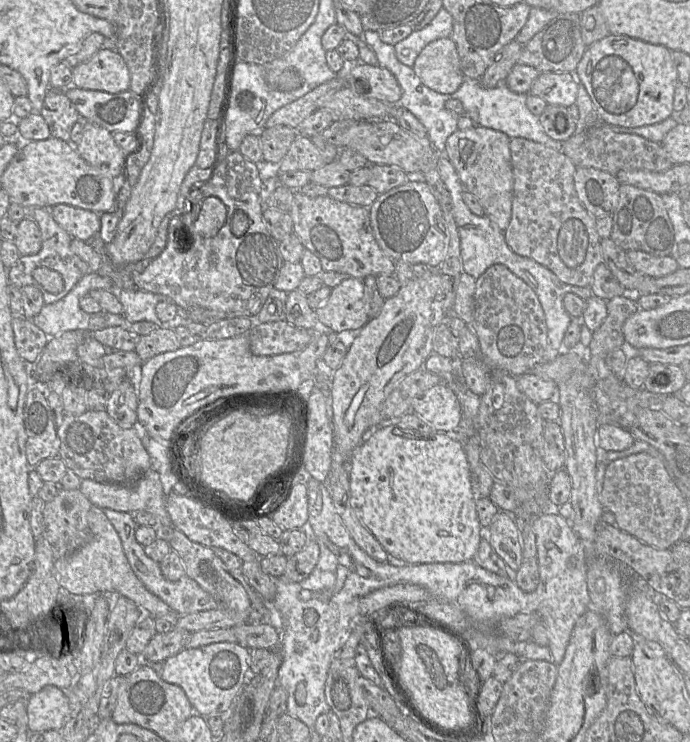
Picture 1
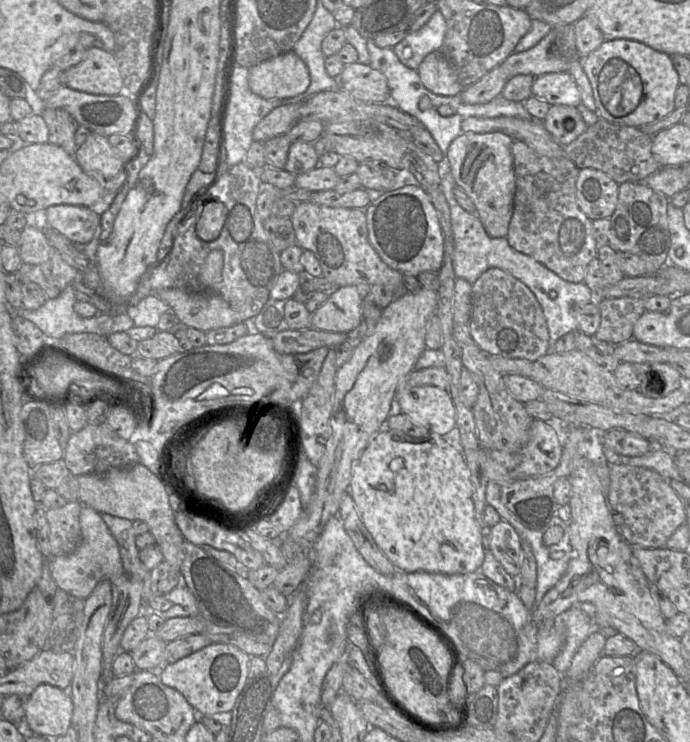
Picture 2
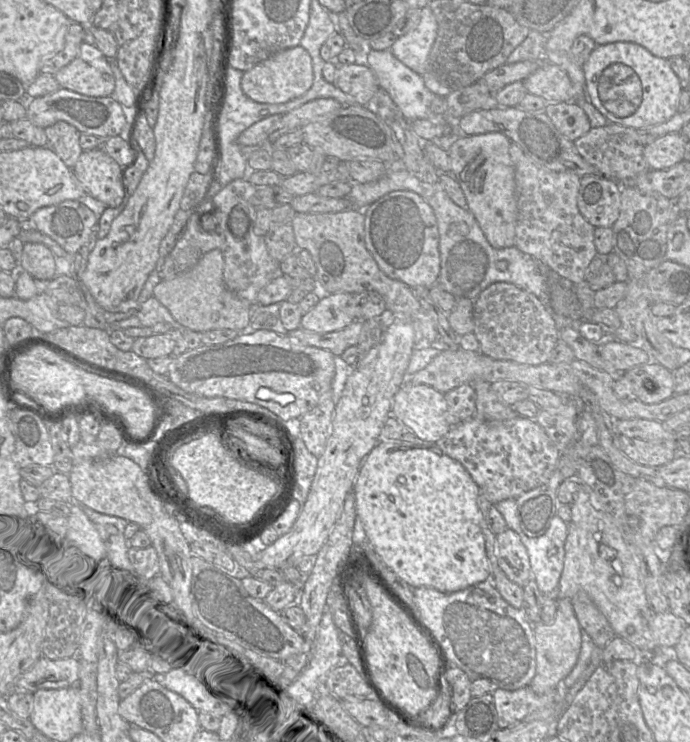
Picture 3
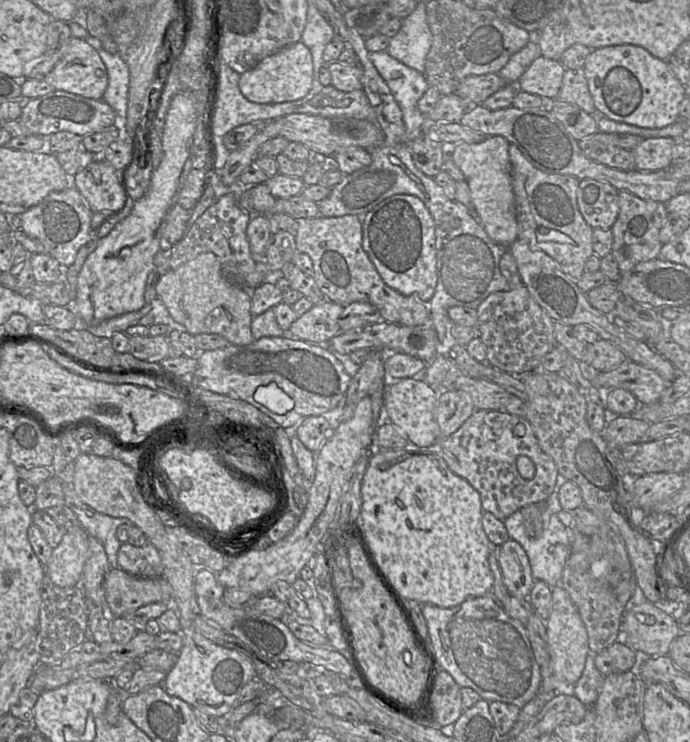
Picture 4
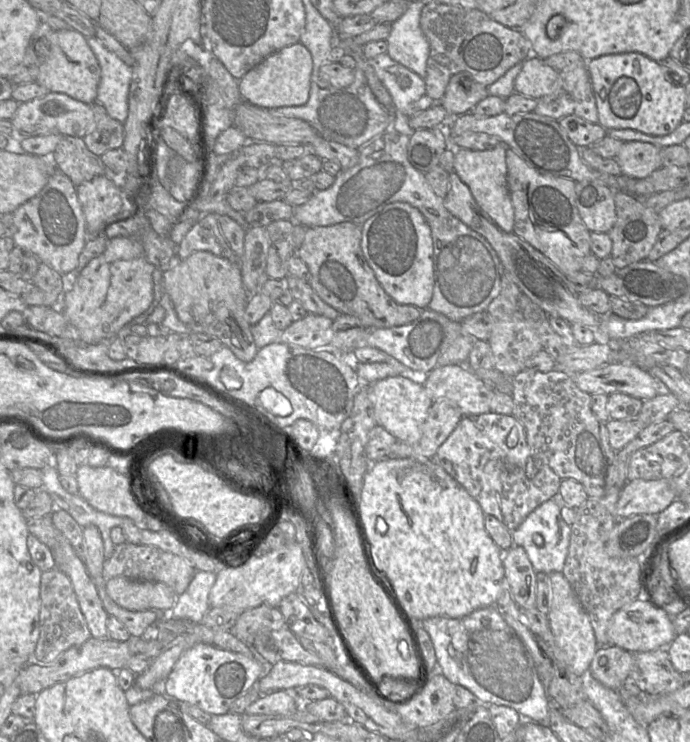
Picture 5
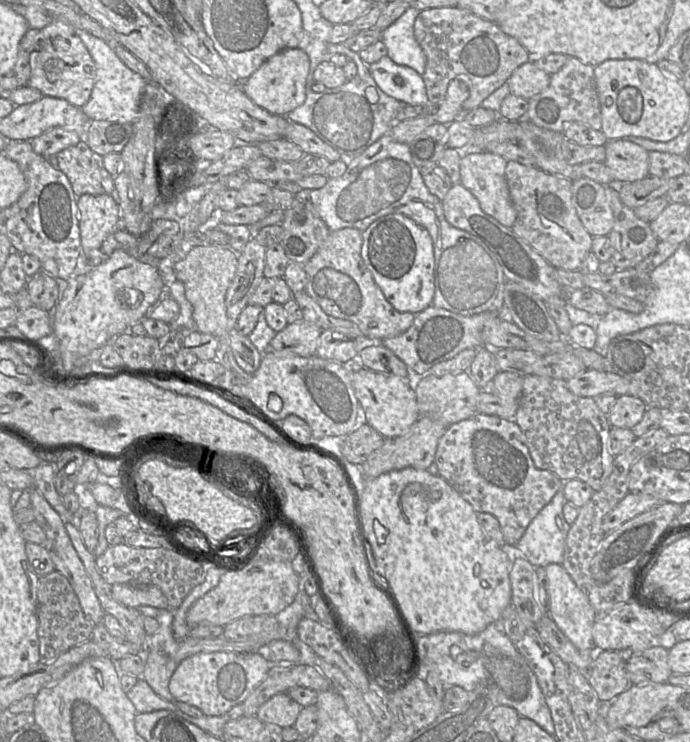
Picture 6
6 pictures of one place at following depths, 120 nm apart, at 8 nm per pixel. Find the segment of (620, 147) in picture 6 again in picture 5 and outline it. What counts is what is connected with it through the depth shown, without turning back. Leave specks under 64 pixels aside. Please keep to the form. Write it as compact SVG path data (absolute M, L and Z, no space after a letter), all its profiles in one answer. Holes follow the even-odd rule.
M640 141L624 142L615 157L621 174L635 179L643 179L662 167L661 148Z

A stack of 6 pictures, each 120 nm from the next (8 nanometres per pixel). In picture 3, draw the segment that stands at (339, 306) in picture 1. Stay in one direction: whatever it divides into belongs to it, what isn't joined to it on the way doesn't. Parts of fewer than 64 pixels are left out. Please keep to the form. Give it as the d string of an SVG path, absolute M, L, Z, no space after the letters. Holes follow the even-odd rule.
M321 292L321 295L318 303L303 314L301 328L317 333L329 333L341 330L354 321L347 313L351 294L323 294Z

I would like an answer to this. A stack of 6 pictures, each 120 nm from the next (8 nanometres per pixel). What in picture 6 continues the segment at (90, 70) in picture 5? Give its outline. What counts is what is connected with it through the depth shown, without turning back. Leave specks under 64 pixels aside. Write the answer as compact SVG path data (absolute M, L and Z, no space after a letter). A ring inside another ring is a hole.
M54 19L39 30L34 50L30 53L31 73L27 85L38 89L43 96L65 99L79 108L84 106L95 84L96 66L76 29L65 21Z

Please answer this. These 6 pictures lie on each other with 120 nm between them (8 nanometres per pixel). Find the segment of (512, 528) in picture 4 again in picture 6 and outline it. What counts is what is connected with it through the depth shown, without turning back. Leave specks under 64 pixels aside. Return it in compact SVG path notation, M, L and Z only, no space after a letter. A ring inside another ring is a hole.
M560 489L530 522L512 549L513 556L525 557L534 567L562 564L570 525L563 516L566 499Z

